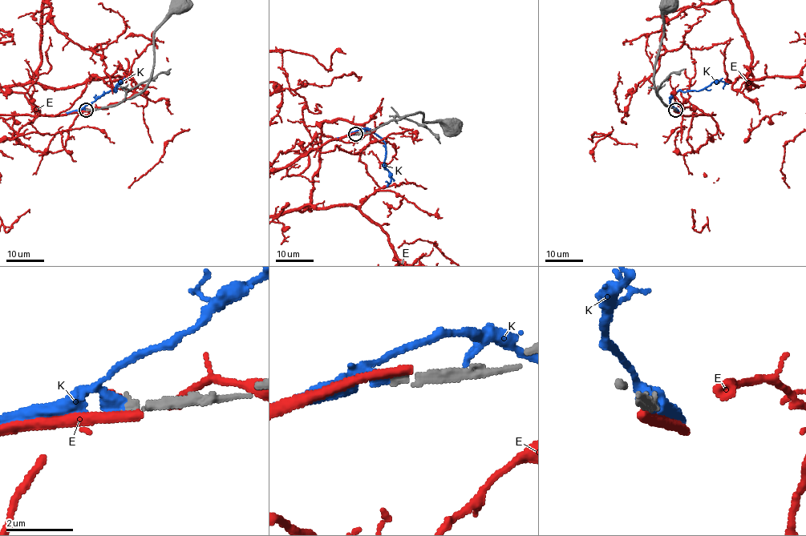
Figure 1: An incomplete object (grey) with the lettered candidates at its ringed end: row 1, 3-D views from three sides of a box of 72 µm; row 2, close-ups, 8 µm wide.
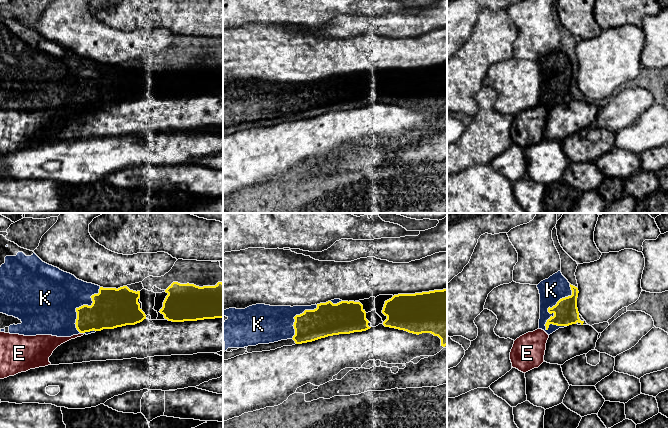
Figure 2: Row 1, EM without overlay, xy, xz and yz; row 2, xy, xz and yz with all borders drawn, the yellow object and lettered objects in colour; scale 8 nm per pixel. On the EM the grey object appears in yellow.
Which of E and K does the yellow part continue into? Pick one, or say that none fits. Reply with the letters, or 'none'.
K

